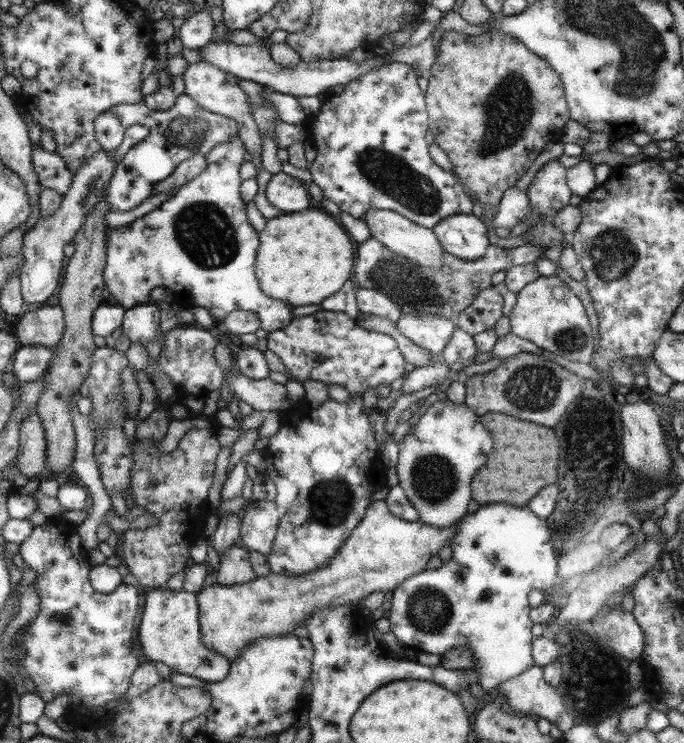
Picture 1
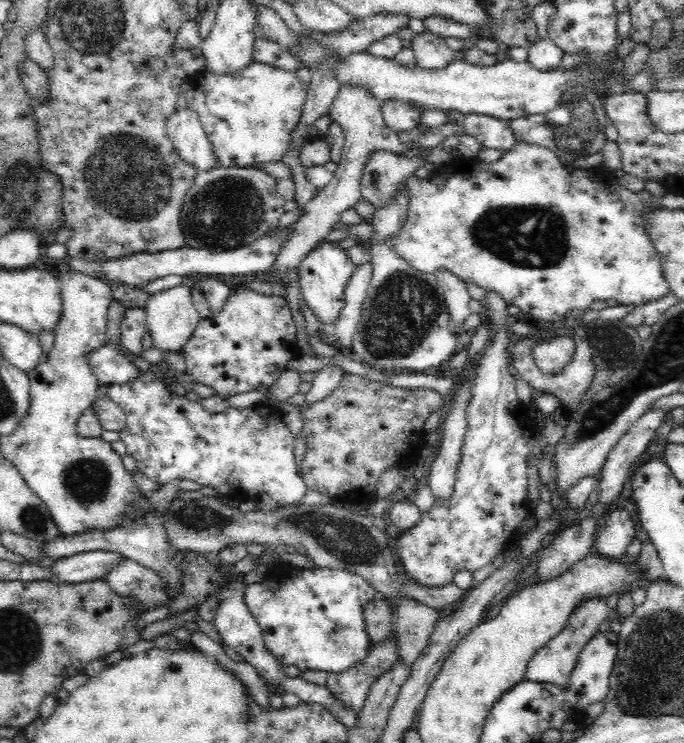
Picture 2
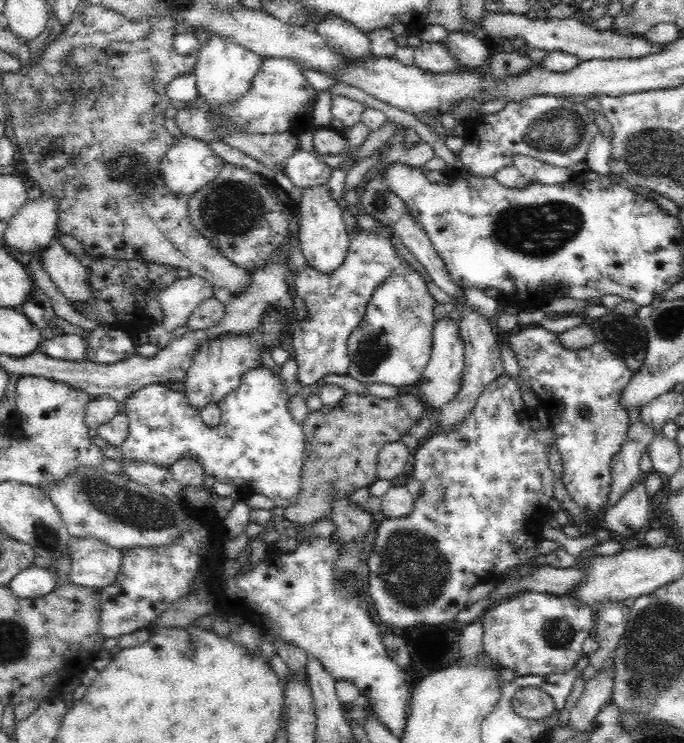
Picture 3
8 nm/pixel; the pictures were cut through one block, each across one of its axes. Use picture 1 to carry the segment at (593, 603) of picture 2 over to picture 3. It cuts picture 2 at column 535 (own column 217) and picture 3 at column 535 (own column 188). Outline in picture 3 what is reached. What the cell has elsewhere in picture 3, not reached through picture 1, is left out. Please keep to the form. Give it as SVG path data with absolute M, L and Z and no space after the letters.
M526 591L487 608L479 617L484 629L482 650L495 658L503 668L514 670L517 676L557 675L571 671L584 656L584 640L597 631L594 613L588 605L570 599L568 595L549 595Z

